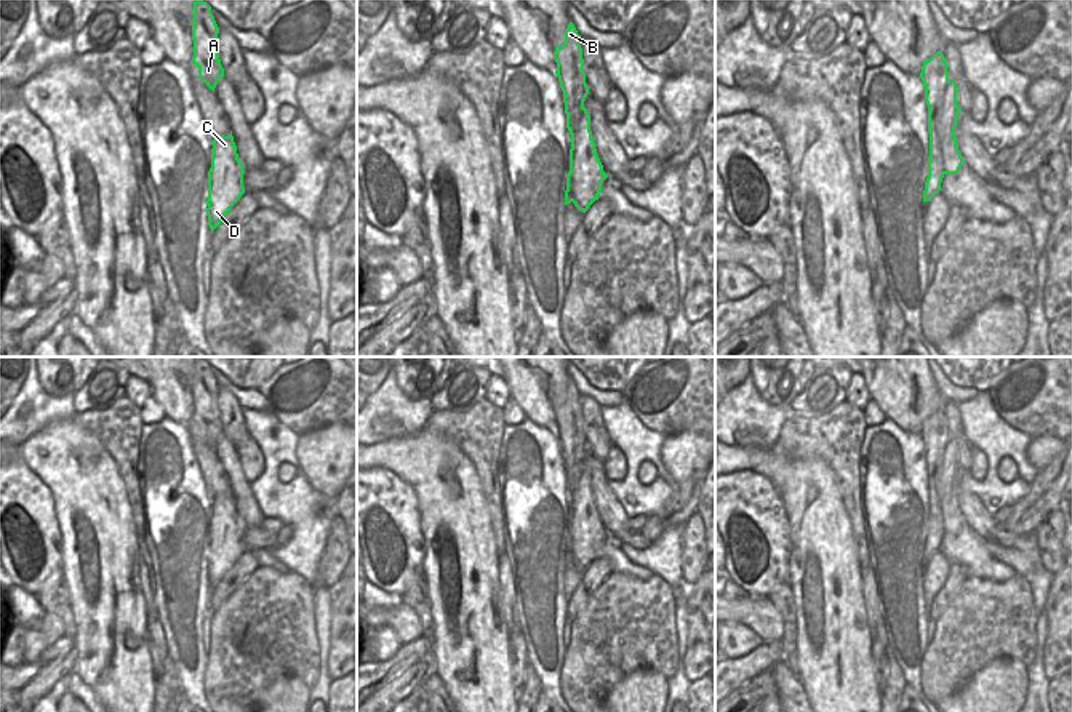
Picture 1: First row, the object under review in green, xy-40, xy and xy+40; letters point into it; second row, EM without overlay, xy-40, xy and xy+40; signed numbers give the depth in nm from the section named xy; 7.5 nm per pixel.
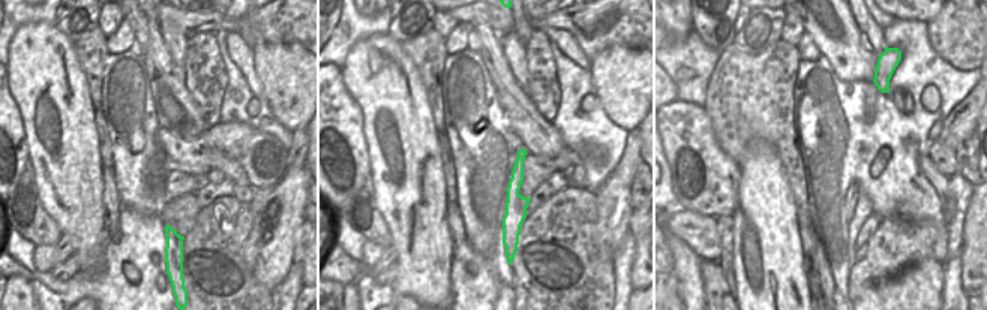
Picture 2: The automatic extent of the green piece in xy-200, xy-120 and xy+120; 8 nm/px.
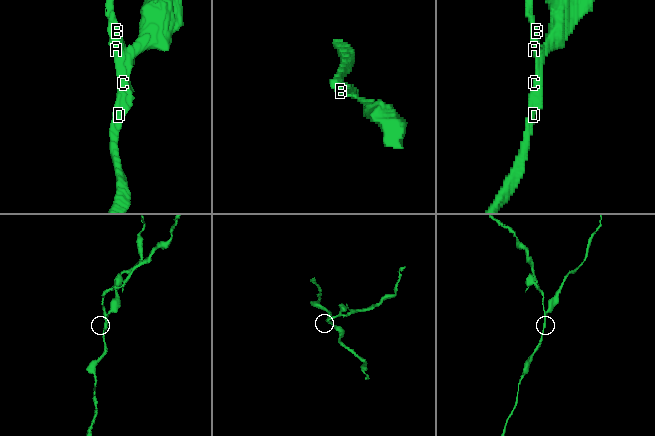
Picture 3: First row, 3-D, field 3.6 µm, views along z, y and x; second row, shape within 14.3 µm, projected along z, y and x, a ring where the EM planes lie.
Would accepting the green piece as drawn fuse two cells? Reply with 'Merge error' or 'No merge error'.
Merge error

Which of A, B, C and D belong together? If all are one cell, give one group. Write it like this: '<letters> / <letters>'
A B / C D

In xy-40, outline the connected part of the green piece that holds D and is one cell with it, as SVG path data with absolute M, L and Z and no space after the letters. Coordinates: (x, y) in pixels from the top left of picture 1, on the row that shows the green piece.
M232 131L229 136L216 136L211 149L206 200L206 216L211 234L245 194L243 174L243 163L238 158Z

